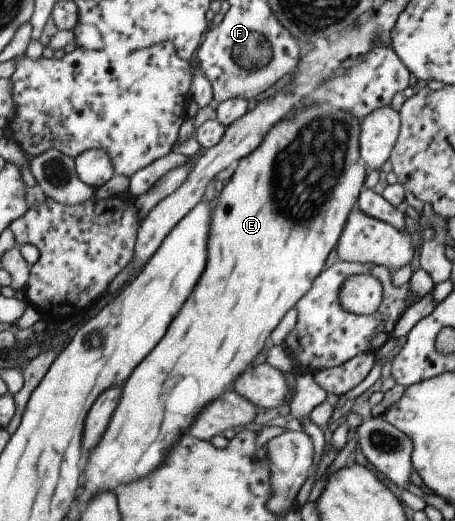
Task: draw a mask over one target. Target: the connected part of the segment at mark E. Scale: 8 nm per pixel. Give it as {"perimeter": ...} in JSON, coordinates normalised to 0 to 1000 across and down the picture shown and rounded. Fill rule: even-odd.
{"perimeter":[[[679,202],[675,209],[657,209],[648,213],[640,225],[618,226],[596,248],[578,261],[569,278],[560,282],[549,296],[536,298],[521,311],[521,321],[512,334],[490,357],[477,378],[468,384],[462,397],[459,436],[455,451],[455,505],[451,516],[442,524],[442,532],[433,536],[420,566],[402,578],[402,589],[389,597],[389,605],[376,612],[363,643],[354,647],[354,655],[310,689],[310,697],[288,712],[288,720],[279,724],[279,731],[270,735],[270,750],[262,762],[262,774],[240,804],[240,820],[231,823],[222,846],[213,850],[213,858],[196,869],[191,881],[191,900],[187,900],[187,939],[185,958],[218,946],[218,942],[235,942],[248,939],[262,927],[284,927],[297,923],[314,912],[323,912],[327,904],[336,904],[354,885],[363,866],[376,858],[376,850],[389,843],[389,835],[398,835],[415,812],[424,808],[424,800],[433,797],[437,785],[446,785],[464,766],[481,762],[495,747],[503,747],[508,731],[547,704],[547,697],[556,693],[556,685],[574,674],[591,635],[613,620],[613,612],[635,589],[644,591],[657,572],[681,553],[690,532],[710,516],[710,503],[719,488],[741,466],[745,449],[756,434],[765,409],[774,403],[791,363],[798,359],[798,344],[807,334],[804,317],[798,303],[789,298],[787,259],[791,250],[791,228],[771,221],[765,213],[727,209],[716,202]]]}

